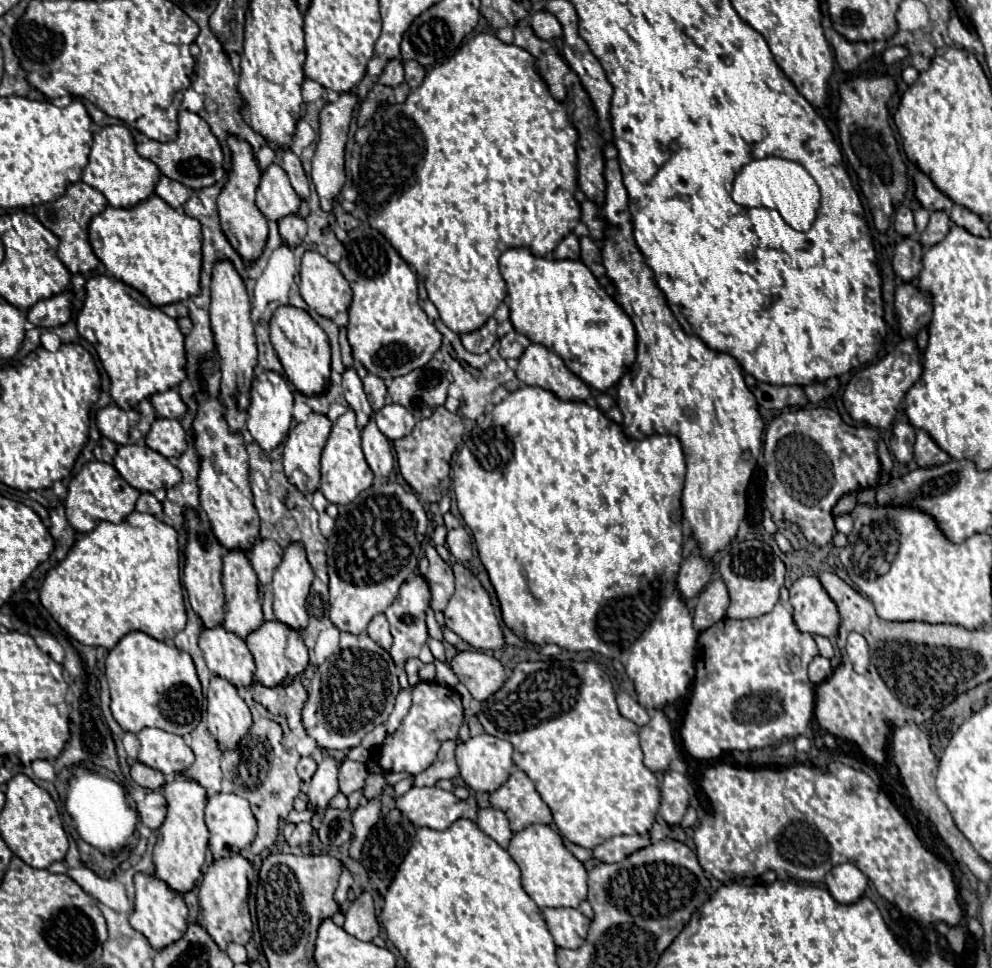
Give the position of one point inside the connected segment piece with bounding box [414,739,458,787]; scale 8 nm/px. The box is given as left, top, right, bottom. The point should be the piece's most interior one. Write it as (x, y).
(444, 767)

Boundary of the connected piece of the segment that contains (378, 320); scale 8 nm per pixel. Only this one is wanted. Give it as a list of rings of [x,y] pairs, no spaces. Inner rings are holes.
[[[368,225],[348,231],[344,249],[346,257],[340,259],[338,267],[354,291],[346,325],[354,359],[360,361],[368,373],[382,379],[406,375],[426,365],[438,351],[442,335],[420,307],[416,273],[412,273],[386,237]]]

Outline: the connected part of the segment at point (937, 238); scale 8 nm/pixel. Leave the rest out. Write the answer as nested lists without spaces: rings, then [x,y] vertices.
[[[946,211],[932,213],[932,215],[930,215],[930,223],[928,223],[928,227],[918,235],[918,241],[920,241],[920,245],[922,245],[924,249],[928,249],[928,247],[940,243],[940,241],[946,237],[948,229],[950,229],[948,213],[946,213]]]

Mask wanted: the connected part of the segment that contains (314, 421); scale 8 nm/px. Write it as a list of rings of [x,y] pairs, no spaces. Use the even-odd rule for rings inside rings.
[[[310,413],[284,441],[284,471],[304,495],[314,493],[320,485],[320,455],[330,429],[332,423],[326,415]]]

